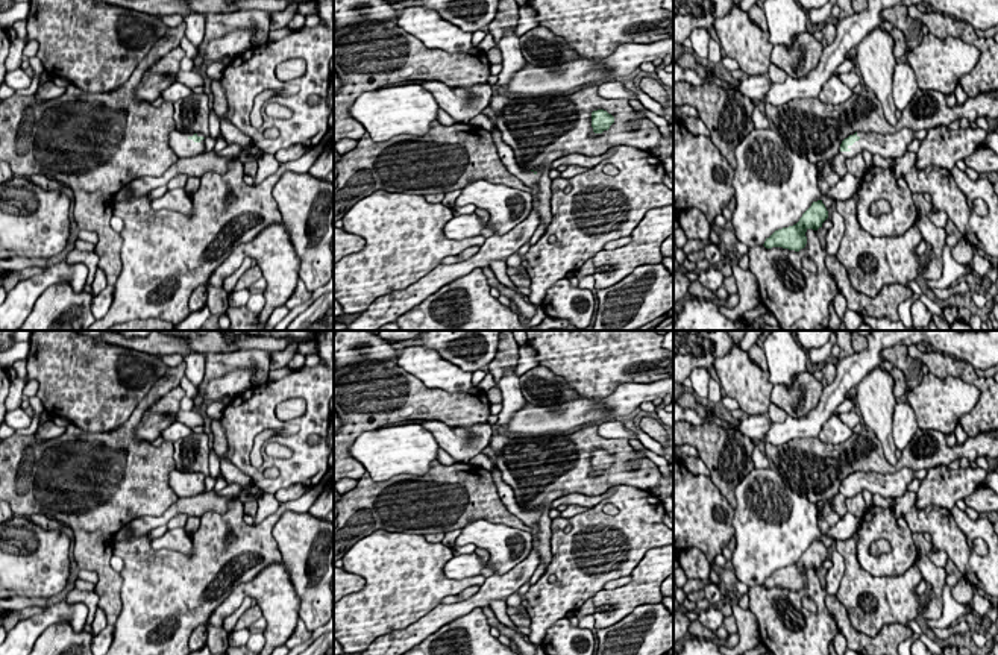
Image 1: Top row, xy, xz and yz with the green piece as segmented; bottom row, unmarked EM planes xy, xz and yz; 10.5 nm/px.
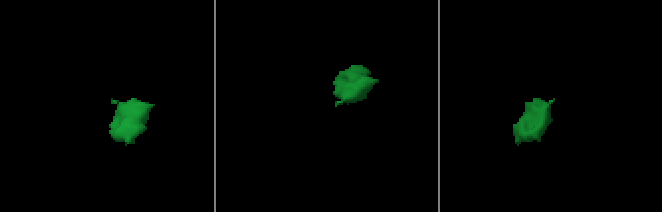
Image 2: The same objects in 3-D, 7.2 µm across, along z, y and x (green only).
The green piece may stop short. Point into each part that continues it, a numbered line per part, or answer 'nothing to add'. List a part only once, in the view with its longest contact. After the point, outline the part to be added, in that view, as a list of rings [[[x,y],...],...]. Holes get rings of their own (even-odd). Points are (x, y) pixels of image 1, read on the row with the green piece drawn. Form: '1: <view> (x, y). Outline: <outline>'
1: yz (894, 146). Outline: [[[904,127],[892,135],[881,135],[872,132],[857,132],[860,138],[852,146],[848,146],[848,152],[840,152],[845,158],[861,155],[865,150],[871,155],[880,155],[883,158],[896,159],[901,158],[907,147],[915,141],[913,129]]]

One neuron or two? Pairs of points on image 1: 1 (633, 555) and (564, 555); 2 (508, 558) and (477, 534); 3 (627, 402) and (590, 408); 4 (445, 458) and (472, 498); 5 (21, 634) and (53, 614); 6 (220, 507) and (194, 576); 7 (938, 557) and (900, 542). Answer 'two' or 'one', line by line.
1: one
2: one
3: one
4: two
5: one
6: two
7: two

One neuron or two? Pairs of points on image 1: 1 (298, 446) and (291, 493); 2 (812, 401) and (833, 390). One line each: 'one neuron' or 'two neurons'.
1: two neurons
2: two neurons

